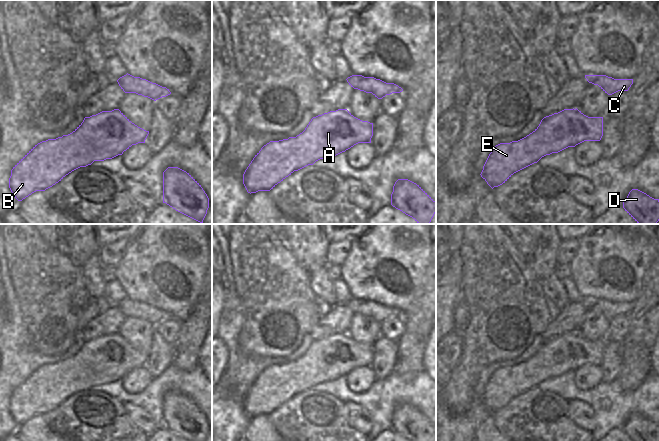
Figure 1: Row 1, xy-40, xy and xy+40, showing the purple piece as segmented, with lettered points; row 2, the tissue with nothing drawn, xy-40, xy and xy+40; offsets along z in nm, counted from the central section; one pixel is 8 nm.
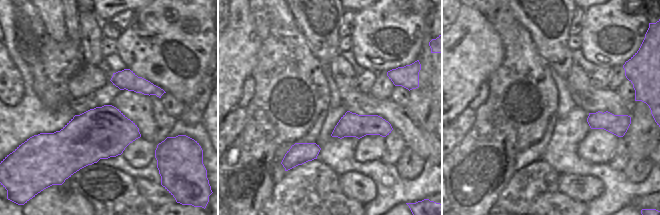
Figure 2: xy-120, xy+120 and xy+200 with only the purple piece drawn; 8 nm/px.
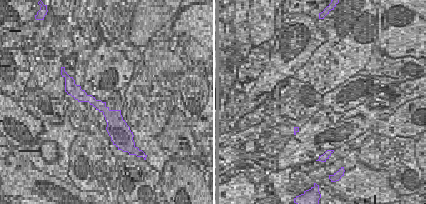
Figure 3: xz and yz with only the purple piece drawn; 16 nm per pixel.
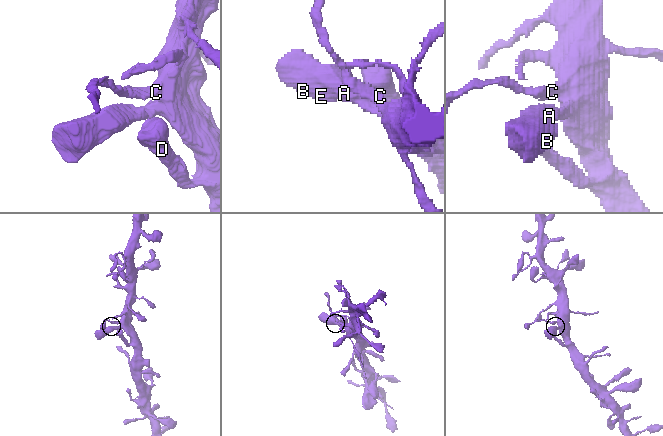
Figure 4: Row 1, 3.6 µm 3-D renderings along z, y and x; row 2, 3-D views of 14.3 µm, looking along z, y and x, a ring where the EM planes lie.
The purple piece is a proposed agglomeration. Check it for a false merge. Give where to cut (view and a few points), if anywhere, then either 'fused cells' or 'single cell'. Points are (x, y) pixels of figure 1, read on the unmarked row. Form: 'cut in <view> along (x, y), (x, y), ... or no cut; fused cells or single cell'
no cut; single cell

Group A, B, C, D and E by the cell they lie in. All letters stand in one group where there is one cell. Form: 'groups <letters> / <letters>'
groups A B C D E

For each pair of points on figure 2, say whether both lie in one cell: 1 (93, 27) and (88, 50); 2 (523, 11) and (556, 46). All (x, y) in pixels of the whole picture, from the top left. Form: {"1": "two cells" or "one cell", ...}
{"1": "one cell", "2": "one cell"}

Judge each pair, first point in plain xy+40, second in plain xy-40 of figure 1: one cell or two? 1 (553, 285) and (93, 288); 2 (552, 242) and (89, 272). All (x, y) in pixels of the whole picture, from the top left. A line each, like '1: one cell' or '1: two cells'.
1: one cell
2: two cells

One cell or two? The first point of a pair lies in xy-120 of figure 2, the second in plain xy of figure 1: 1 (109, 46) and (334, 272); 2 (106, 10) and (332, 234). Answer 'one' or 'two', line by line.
1: one
2: one

